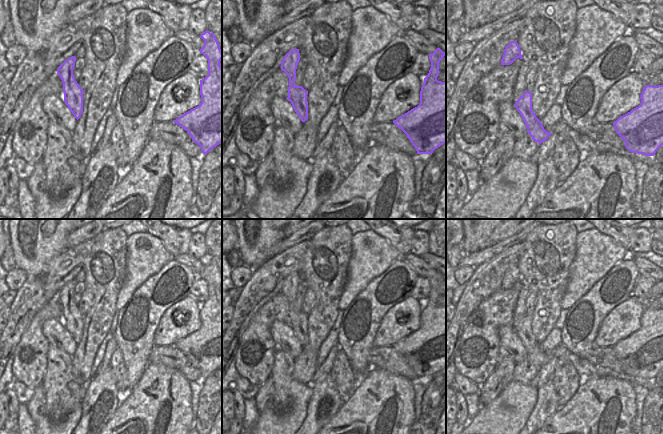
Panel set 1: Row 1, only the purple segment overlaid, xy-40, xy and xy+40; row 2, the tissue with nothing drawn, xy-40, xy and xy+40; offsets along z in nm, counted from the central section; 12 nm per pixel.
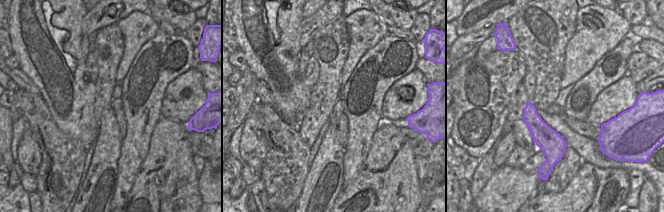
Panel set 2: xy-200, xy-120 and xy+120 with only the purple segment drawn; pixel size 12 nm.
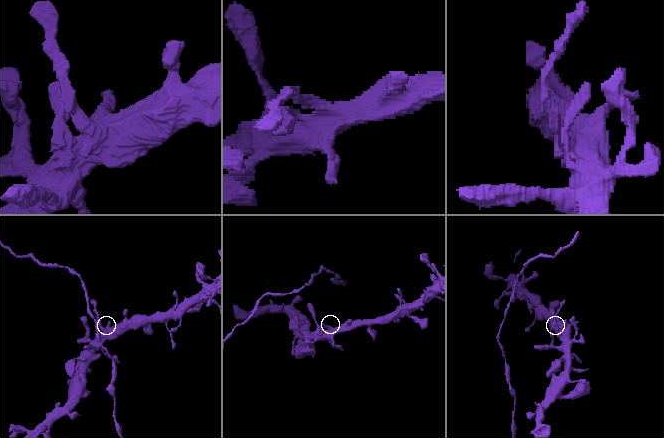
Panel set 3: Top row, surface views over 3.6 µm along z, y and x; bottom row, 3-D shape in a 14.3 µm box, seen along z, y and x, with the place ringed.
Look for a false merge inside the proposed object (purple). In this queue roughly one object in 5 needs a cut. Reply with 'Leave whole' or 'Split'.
Leave whole.

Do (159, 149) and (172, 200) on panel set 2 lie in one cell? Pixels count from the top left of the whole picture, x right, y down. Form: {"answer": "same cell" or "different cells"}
{"answer": "same cell"}

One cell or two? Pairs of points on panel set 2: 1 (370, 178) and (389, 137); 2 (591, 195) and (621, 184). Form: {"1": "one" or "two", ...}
{"1": "one", "2": "one"}

